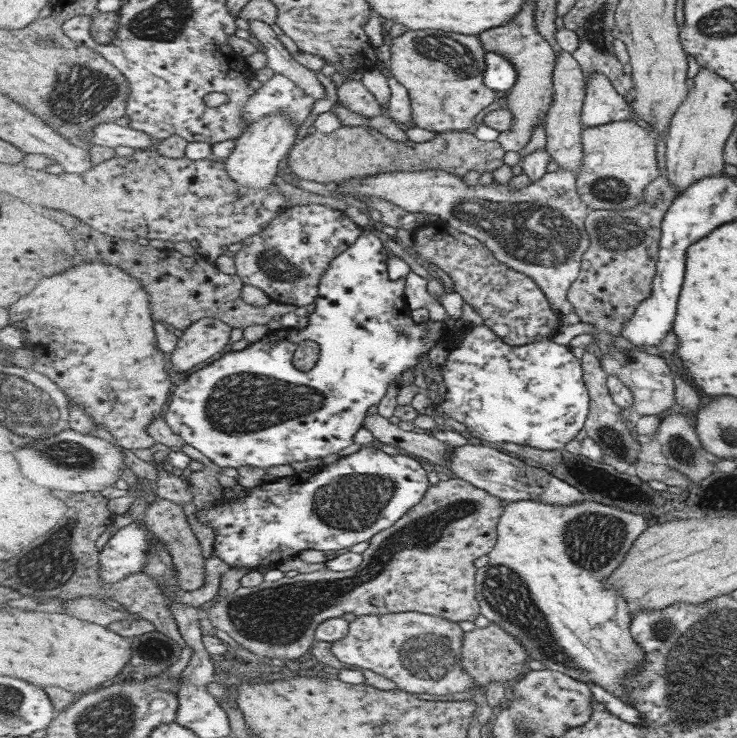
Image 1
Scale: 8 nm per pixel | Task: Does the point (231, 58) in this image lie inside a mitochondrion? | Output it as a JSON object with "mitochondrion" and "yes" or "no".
{"mitochondrion":"no"}

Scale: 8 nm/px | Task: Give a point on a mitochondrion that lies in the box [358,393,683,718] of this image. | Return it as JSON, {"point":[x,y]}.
{"point":[504,590]}

